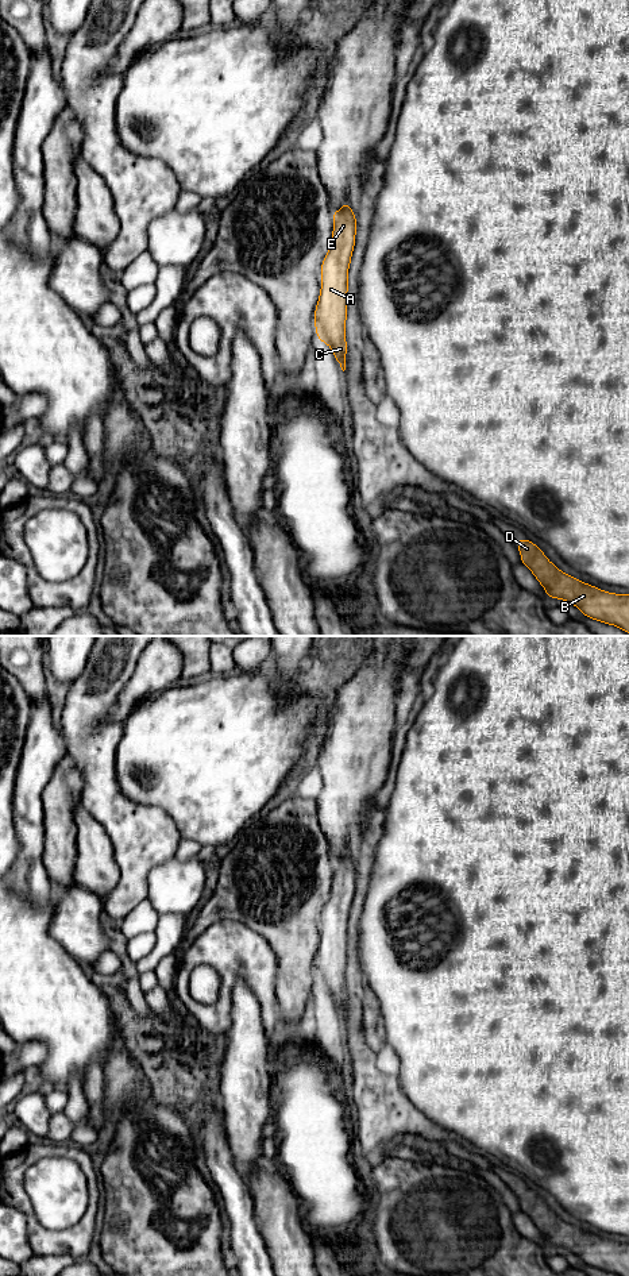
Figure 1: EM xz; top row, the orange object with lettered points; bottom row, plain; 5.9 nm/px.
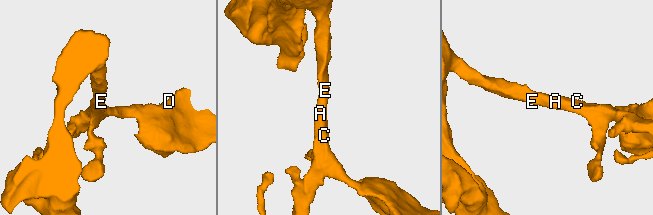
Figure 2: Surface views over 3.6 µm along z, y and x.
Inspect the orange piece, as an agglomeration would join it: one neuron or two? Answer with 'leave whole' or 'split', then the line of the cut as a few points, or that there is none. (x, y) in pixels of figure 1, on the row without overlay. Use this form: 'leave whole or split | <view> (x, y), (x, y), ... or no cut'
leave whole | no cut

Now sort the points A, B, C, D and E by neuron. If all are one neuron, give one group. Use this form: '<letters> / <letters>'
A B C D E

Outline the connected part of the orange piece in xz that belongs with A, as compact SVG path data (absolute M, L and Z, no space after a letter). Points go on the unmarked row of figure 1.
M350 851L332 861L333 880L328 902L320 915L321 940L314 959L317 987L333 999L341 1018L346 1018L346 967L348 914L355 893L356 866Z

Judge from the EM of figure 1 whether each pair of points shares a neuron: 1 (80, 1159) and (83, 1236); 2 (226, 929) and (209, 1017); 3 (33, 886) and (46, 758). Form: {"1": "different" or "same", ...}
{"1": "same", "2": "same", "3": "same"}

